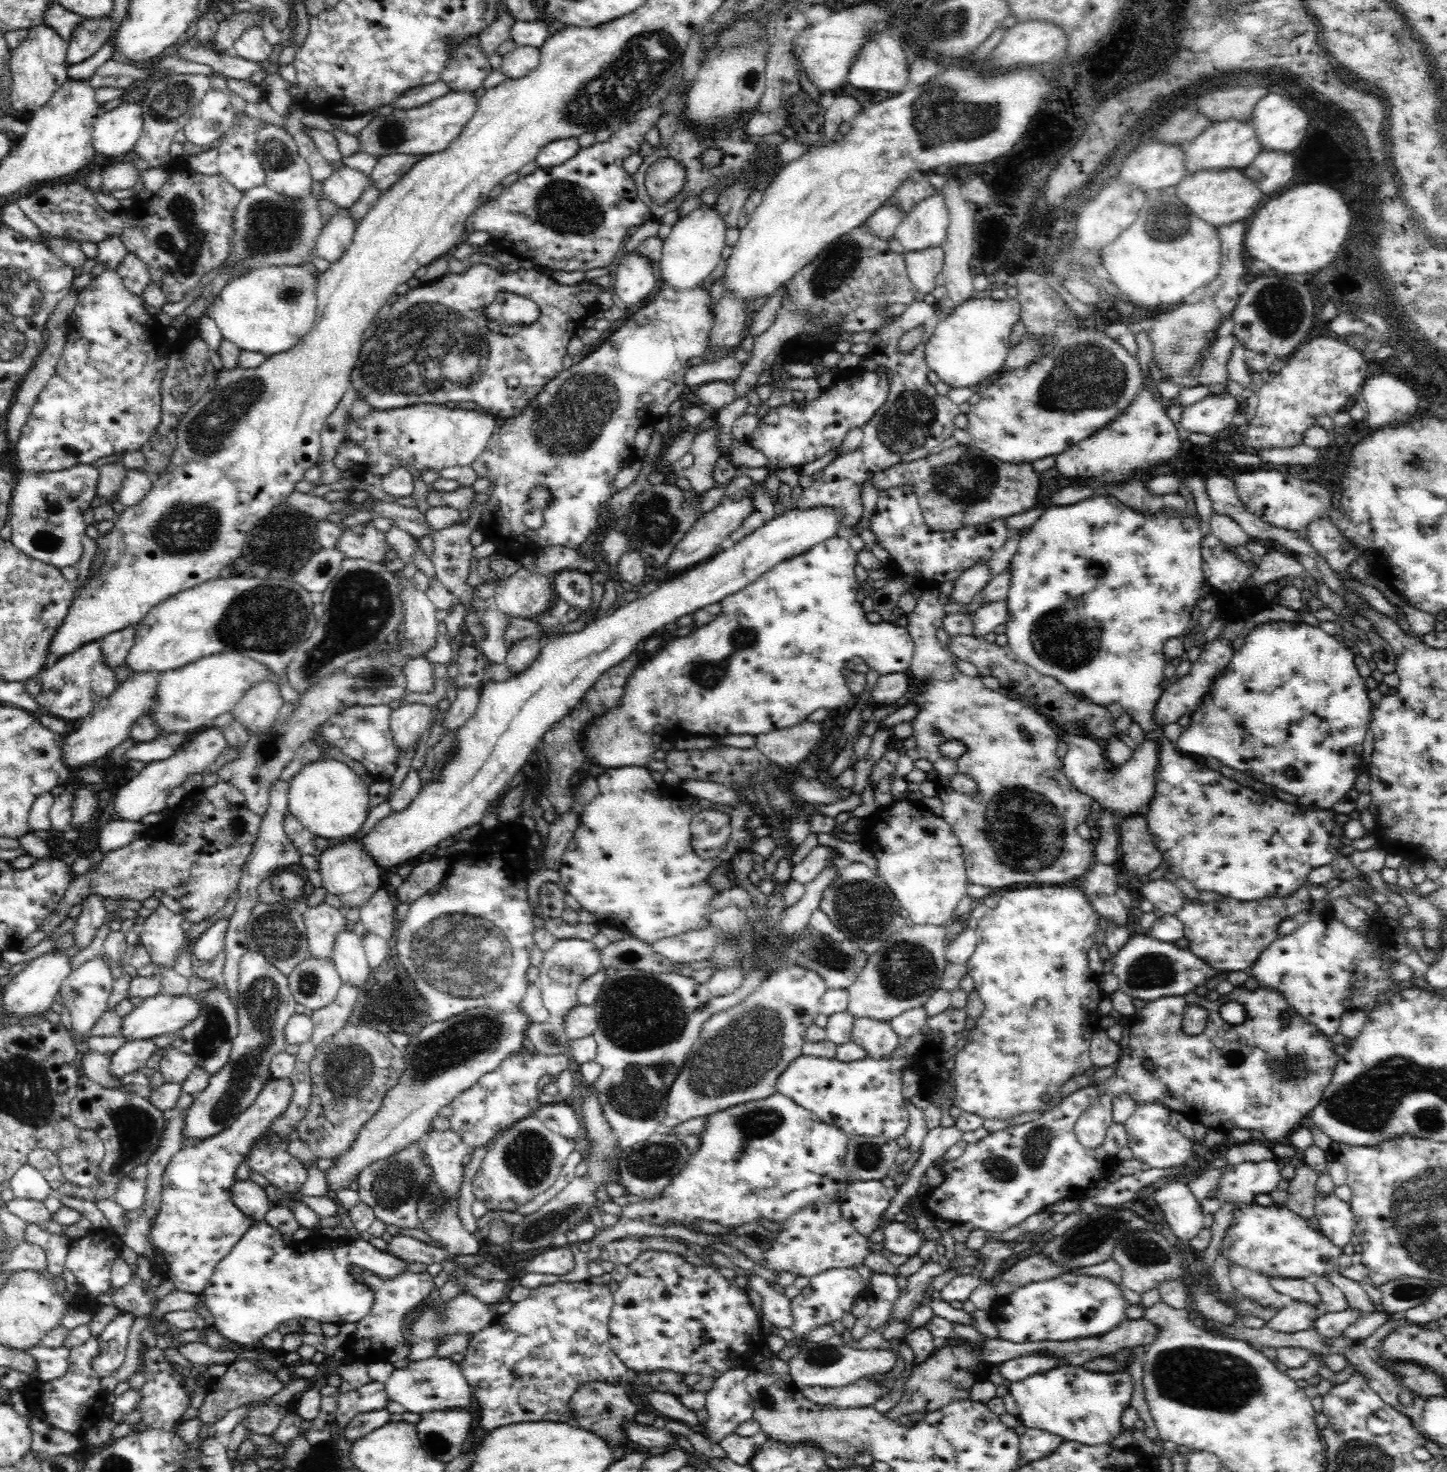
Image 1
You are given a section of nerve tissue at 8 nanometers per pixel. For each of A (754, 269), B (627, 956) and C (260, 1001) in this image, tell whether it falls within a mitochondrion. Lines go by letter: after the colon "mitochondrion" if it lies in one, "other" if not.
A: other
B: mitochondrion
C: mitochondrion

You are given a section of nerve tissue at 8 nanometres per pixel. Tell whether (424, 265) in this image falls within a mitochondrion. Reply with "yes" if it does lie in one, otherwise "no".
no

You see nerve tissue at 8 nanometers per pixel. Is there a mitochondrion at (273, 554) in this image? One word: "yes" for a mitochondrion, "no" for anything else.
no

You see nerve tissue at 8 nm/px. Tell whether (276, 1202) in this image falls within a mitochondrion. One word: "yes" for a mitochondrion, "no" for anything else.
no

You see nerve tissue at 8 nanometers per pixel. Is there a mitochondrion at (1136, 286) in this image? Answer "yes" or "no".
no

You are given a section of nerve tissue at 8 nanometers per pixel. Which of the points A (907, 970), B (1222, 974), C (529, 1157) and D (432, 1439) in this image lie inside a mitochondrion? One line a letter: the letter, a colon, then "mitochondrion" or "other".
A: mitochondrion
B: other
C: mitochondrion
D: mitochondrion

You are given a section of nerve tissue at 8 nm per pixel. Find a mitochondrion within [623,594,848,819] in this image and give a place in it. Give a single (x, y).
(708, 674)

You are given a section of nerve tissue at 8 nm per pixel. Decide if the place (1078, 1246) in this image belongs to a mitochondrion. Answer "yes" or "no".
yes

